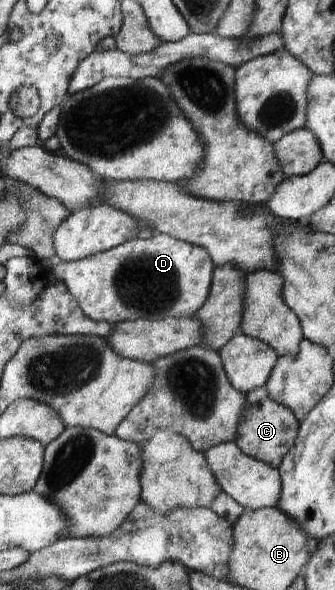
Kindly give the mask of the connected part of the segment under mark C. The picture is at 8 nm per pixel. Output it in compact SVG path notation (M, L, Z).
M266 388L254 389L246 394L246 398L245 412L241 415L242 423L238 425L235 444L250 457L280 468L282 460L297 441L300 422L293 410L271 398Z

